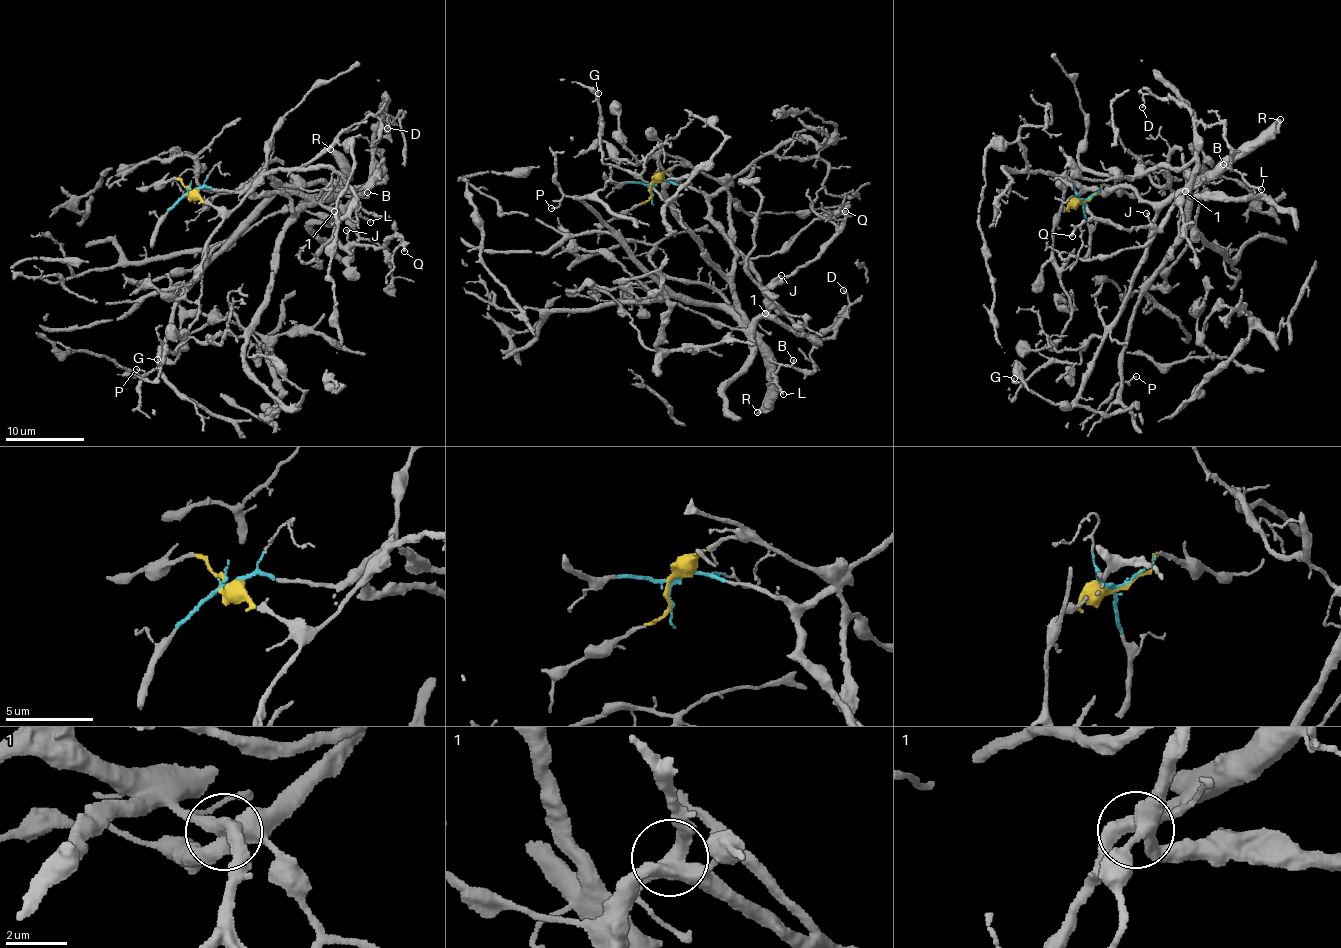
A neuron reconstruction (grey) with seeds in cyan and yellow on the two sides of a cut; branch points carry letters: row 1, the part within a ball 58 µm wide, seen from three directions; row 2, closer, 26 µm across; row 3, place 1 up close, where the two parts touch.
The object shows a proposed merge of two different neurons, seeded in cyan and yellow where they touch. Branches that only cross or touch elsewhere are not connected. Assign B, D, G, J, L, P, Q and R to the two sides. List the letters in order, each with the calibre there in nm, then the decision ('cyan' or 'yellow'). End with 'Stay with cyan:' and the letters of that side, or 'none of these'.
B: 160 nm thick; cyan
D: 120 nm thick; cyan
G: 160 nm thick; cyan
J: 120 nm thick; cyan
L: 170 nm thick; cyan
P: 90 nm thick; cyan
Q: 150 nm thick; cyan
R: 320 nm thick; cyan
Stay with cyan: B, D, G, J, L, P, Q, R

